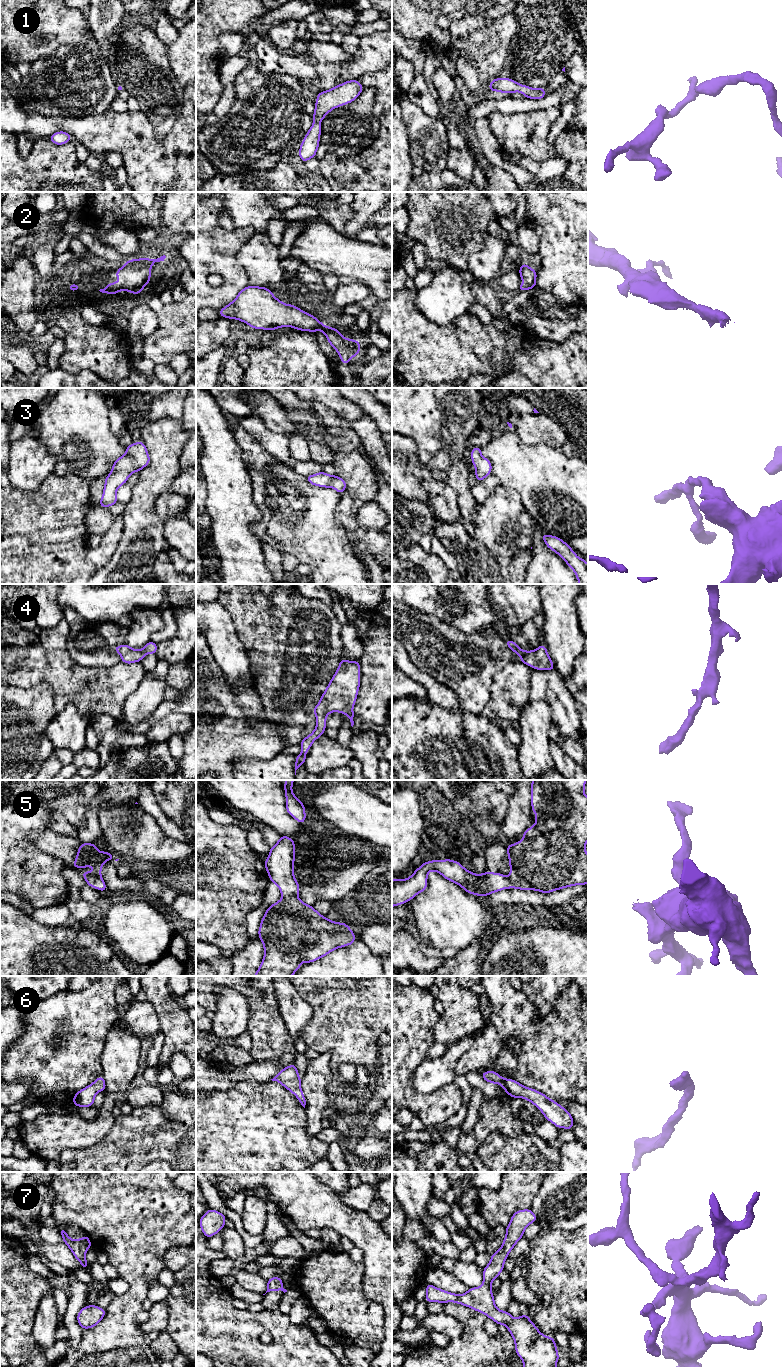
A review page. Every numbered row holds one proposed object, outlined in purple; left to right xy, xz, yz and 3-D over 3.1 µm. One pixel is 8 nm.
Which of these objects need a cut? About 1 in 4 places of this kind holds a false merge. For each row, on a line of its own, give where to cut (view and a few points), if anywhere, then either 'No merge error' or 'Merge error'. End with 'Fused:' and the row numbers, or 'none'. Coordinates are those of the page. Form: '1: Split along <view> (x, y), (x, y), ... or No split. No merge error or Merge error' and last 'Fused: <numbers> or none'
1: No split. No merge error
2: No split. No merge error
3: No split. No merge error
4: Split along yz (512, 649), (521, 651). Merge error
5: No split. No merge error
6: No split. No merge error
7: No split. No merge error
Fused: 4

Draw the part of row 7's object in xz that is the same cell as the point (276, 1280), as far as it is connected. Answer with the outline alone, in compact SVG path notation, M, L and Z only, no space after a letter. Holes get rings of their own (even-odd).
M272 1277L270 1279L267 1280L268 1283L267 1283L267 1292L270 1292L270 1291L277 1291L277 1290L281 1290L283 1291L284 1293L287 1292L286 1289L283 1288L283 1280L279 1277ZM265 1293L265 1294L266 1294ZM263 1294L263 1295L265 1295Z

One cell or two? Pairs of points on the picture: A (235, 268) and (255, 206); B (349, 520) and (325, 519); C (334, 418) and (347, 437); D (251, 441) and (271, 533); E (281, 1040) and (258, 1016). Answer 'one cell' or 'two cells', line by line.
A: two cells
B: two cells
C: one cell
D: two cells
E: one cell

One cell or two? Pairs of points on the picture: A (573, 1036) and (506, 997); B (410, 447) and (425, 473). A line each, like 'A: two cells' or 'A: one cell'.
A: one cell
B: one cell

